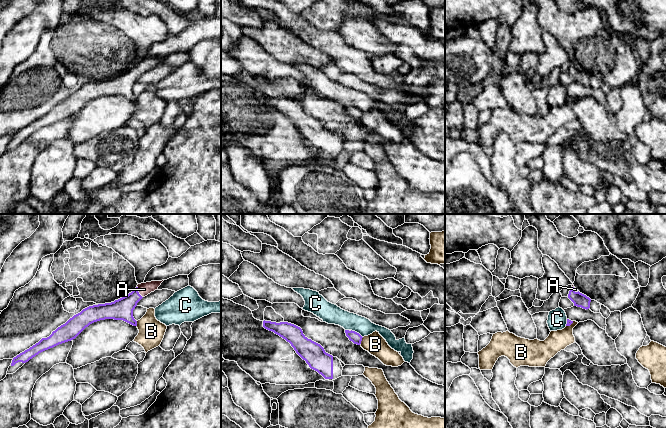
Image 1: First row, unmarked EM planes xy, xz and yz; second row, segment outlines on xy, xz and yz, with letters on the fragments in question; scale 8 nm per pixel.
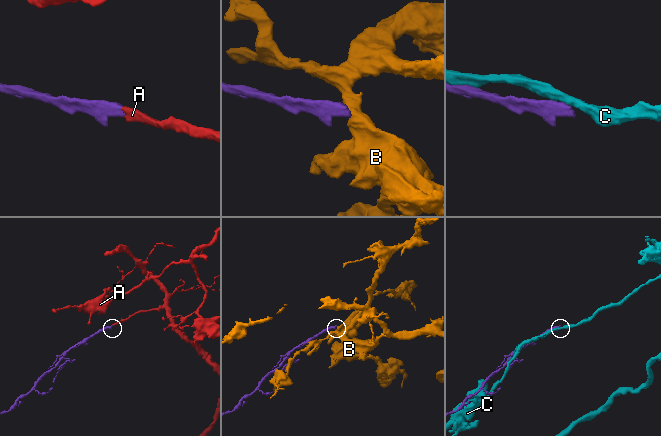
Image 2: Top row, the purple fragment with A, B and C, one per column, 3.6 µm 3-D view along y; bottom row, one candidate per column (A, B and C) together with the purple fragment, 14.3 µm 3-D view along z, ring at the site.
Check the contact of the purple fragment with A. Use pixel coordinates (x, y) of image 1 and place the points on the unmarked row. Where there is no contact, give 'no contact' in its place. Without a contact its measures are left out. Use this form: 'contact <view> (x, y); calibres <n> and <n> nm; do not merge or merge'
contact xy (138, 68); calibres 180 and 100 nm; merge

